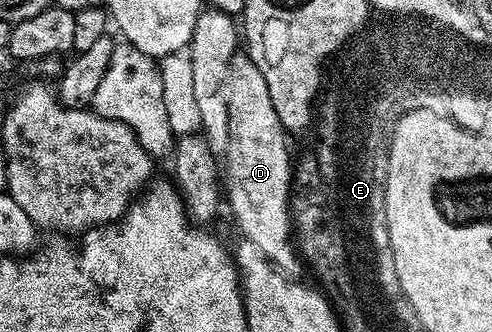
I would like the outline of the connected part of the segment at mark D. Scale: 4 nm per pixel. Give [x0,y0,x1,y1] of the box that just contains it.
[225,55,299,271]

